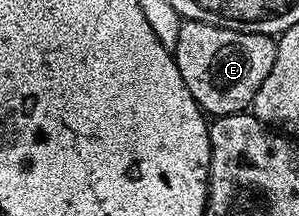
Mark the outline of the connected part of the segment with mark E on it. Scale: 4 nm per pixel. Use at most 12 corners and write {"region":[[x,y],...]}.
{"region":[[183,21],[174,63],[210,116],[249,111],[271,35]]}

